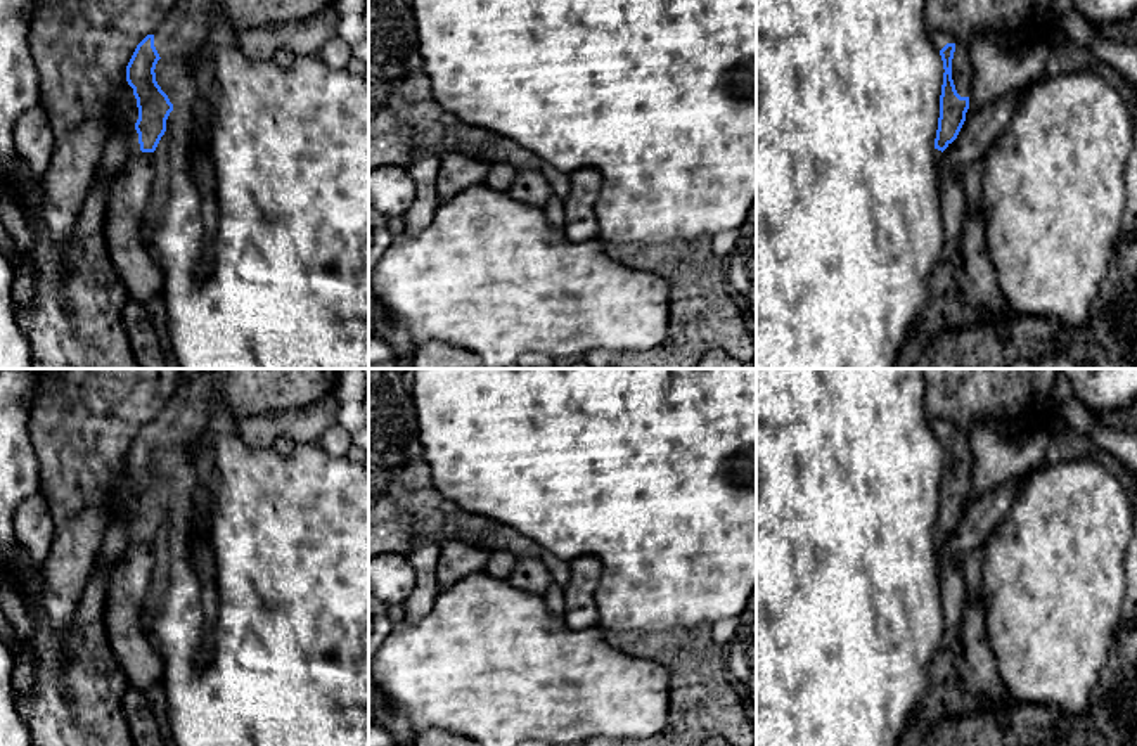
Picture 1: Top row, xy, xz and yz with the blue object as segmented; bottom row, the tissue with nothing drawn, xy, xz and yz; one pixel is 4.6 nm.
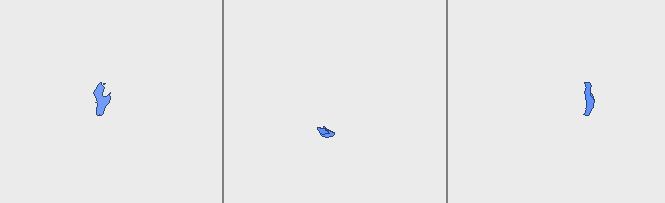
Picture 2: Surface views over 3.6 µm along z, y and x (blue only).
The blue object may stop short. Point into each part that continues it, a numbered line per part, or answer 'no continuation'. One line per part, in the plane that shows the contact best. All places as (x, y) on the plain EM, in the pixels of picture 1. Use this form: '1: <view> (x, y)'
1: xy (246, 392)
2: xy (125, 501)
3: yz (961, 454)

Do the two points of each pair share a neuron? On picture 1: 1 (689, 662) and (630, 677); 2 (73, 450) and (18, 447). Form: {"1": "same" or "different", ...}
{"1": "different", "2": "different"}

